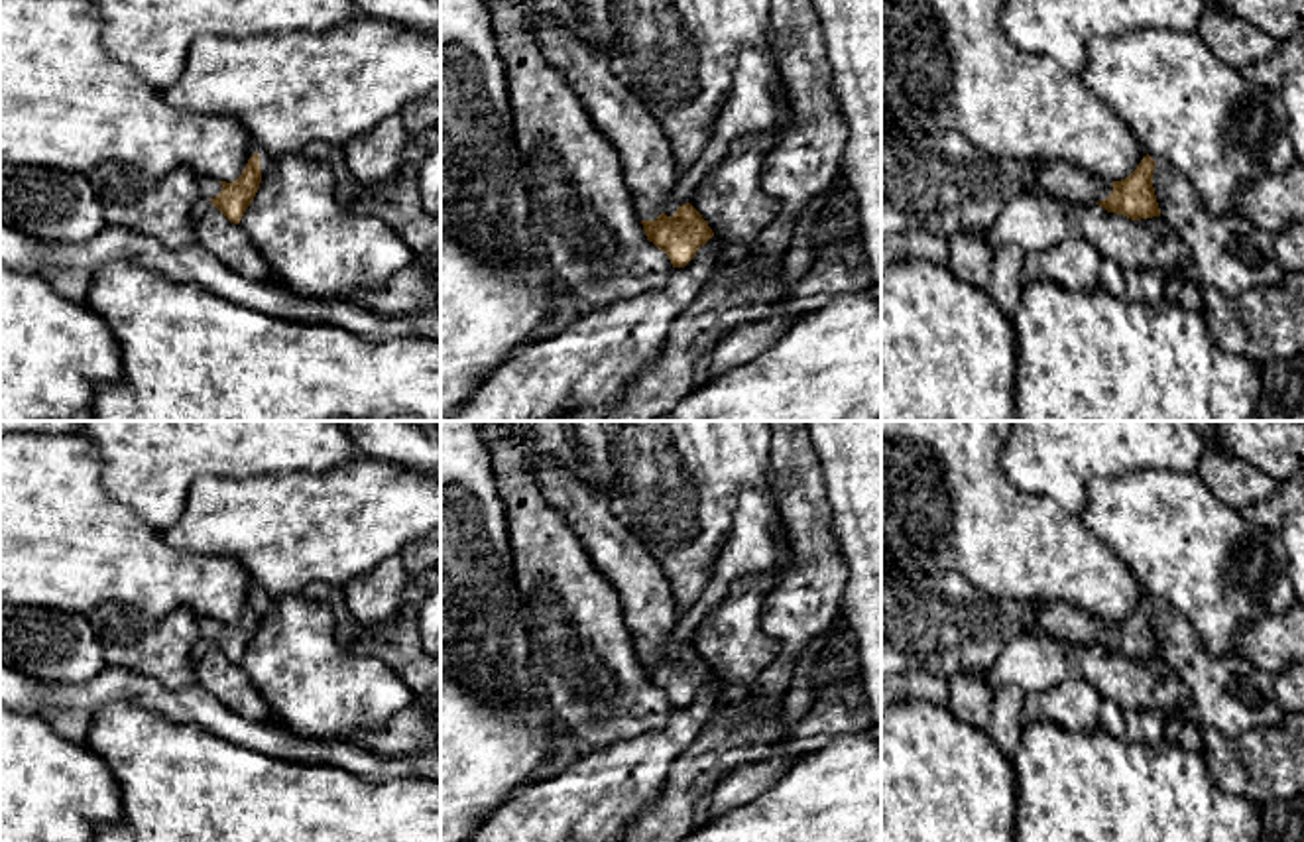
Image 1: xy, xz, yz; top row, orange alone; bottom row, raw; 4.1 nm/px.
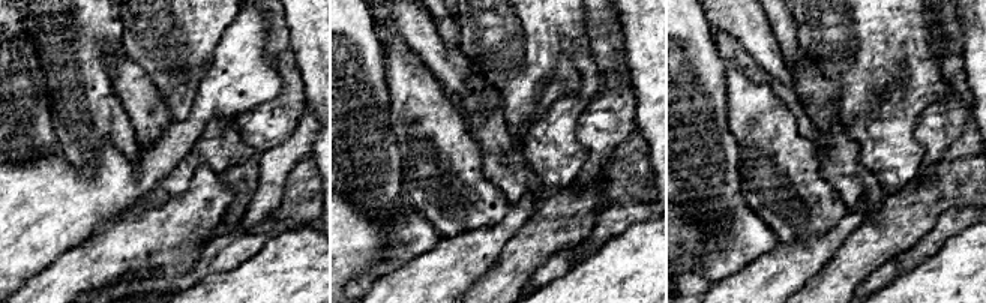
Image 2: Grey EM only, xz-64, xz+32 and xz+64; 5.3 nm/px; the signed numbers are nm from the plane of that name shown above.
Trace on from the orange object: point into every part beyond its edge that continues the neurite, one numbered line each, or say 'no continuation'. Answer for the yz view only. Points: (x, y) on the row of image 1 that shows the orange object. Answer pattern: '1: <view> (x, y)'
1: yz (1057, 178)

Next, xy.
1: xy (209, 187)

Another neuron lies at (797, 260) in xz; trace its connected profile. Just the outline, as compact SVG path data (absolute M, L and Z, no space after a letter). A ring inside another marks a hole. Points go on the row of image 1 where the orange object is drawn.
M838 175L838 179L832 183L832 187L814 197L808 205L804 205L800 210L797 210L797 226L791 238L791 244L787 252L783 254L783 268L781 268L781 285L783 289L791 289L795 283L799 283L814 266L812 256L812 232L818 224L818 216L826 209L826 199L834 189L840 189L846 185L846 177Z

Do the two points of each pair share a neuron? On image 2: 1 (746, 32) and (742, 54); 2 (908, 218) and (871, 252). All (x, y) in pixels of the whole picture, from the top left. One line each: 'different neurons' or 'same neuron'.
1: different neurons
2: same neuron

